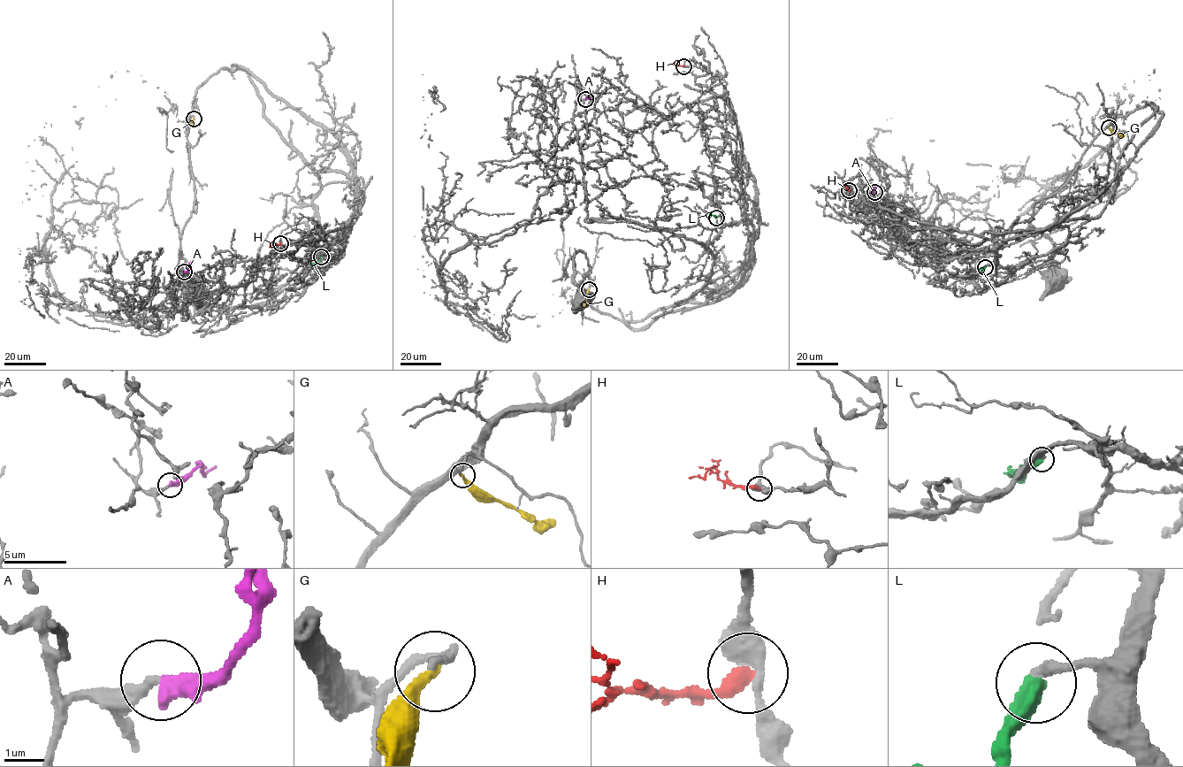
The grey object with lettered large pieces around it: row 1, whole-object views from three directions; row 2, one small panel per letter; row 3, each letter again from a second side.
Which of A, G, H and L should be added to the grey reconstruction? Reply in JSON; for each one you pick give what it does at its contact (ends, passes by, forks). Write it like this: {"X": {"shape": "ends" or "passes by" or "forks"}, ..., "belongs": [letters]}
{"A": {"shape": "ends"}, "L": {"shape": "ends"}, "belongs": ["A", "L"]}

